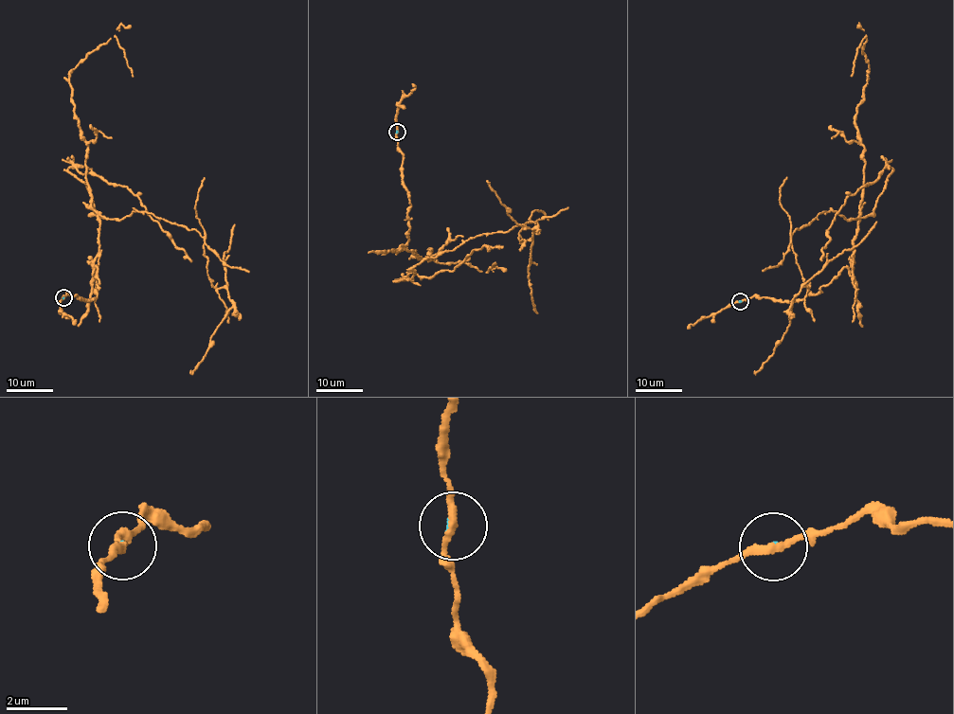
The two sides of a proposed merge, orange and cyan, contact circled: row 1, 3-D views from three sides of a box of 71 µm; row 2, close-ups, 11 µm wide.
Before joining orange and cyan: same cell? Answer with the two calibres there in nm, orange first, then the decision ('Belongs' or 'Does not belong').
Thickness 240 nm (orange) against 80 nm. Does not belong

